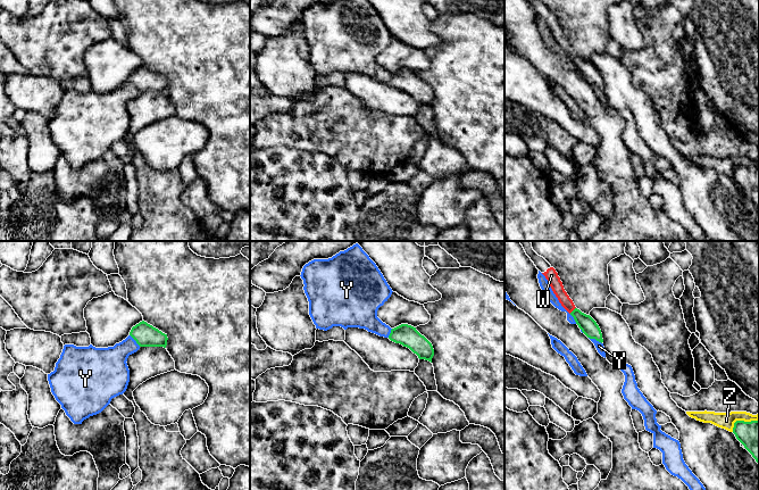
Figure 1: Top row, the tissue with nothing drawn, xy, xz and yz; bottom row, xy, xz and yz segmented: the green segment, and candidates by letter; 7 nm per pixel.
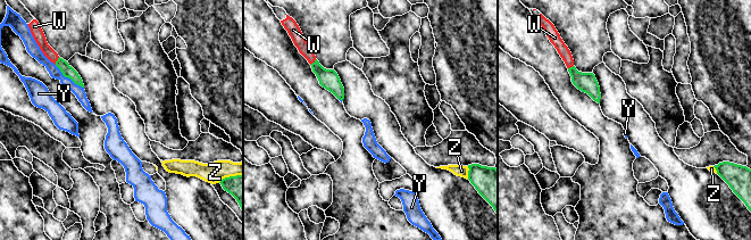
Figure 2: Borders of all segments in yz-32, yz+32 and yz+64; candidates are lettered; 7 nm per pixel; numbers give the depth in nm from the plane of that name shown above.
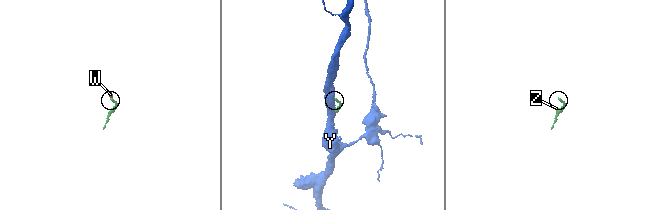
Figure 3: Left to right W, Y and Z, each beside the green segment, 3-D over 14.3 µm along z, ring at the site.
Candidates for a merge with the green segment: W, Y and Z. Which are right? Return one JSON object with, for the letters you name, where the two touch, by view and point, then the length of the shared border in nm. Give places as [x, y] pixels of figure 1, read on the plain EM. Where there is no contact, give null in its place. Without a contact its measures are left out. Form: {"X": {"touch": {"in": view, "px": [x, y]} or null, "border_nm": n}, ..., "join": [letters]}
{"W": {"touch": {"in": "yz", "px": [573, 56]}, "border_nm": 60}, "join": ["W"]}

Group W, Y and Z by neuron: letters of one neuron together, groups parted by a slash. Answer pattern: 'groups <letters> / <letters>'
groups W / Y / Z

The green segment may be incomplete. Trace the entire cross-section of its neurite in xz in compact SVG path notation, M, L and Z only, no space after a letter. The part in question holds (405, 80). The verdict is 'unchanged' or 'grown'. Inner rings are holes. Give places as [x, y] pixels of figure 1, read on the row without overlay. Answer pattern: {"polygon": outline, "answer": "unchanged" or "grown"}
{"polygon": "M401 69L391 75L389 84L409 93L419 105L425 105L432 108L434 101L433 91L416 75L416 73L408 69Z", "answer": "unchanged"}

